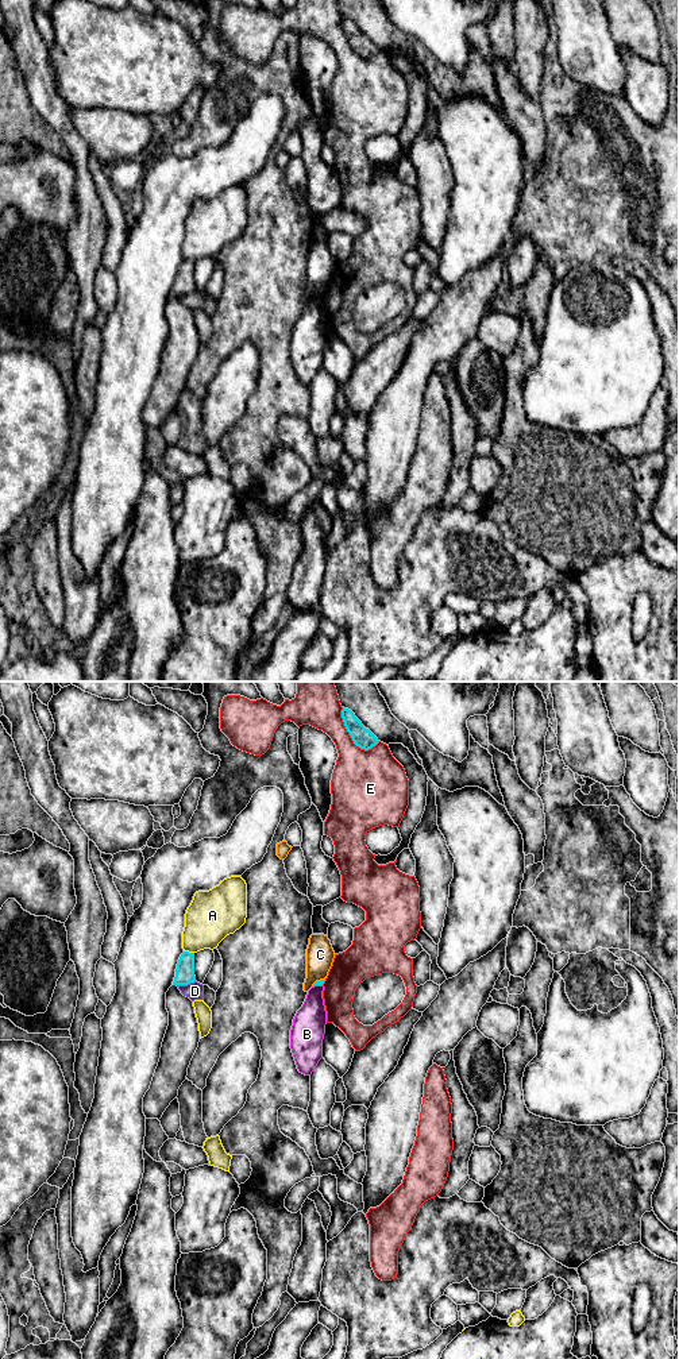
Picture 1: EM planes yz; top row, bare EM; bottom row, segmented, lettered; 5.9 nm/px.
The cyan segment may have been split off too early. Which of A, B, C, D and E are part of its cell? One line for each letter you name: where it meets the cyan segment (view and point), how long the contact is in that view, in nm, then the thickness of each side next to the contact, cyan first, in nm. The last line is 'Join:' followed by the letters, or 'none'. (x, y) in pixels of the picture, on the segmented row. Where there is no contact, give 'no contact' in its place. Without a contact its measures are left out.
Join: none

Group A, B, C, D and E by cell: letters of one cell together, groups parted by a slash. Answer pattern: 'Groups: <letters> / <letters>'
Groups: A / B / C / D / E

